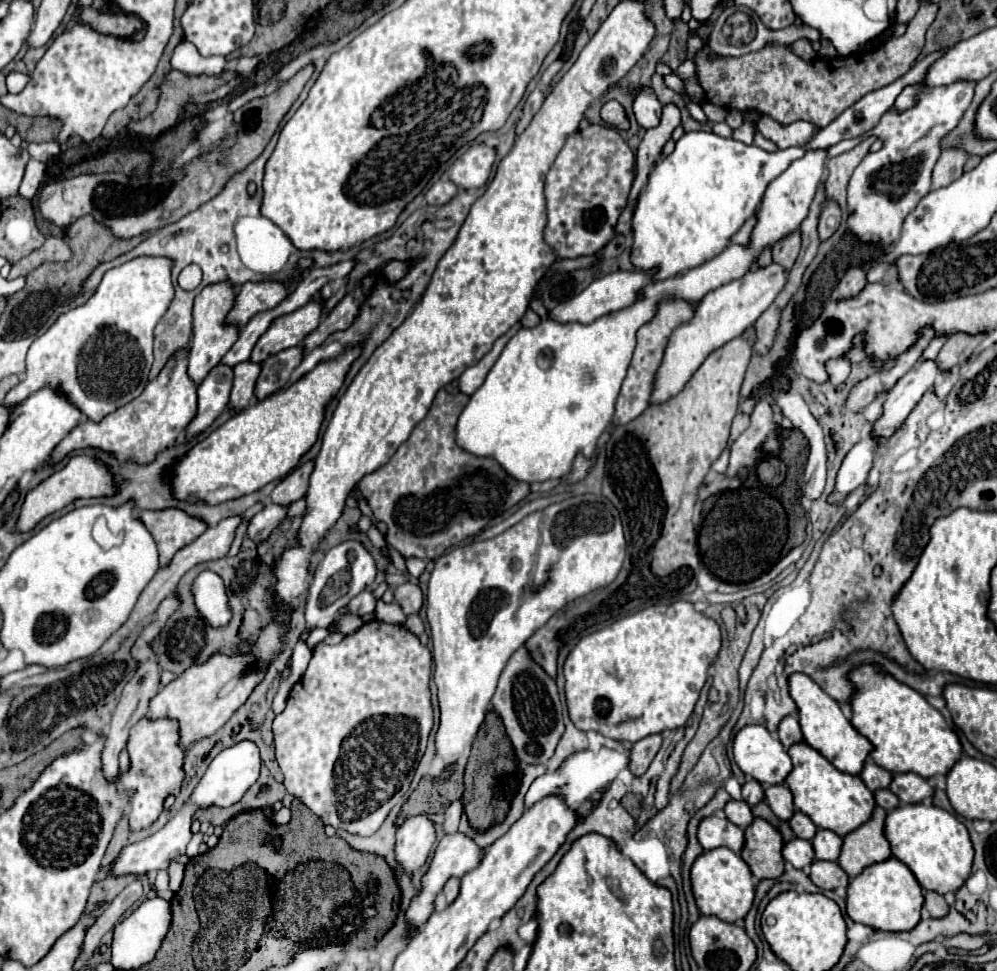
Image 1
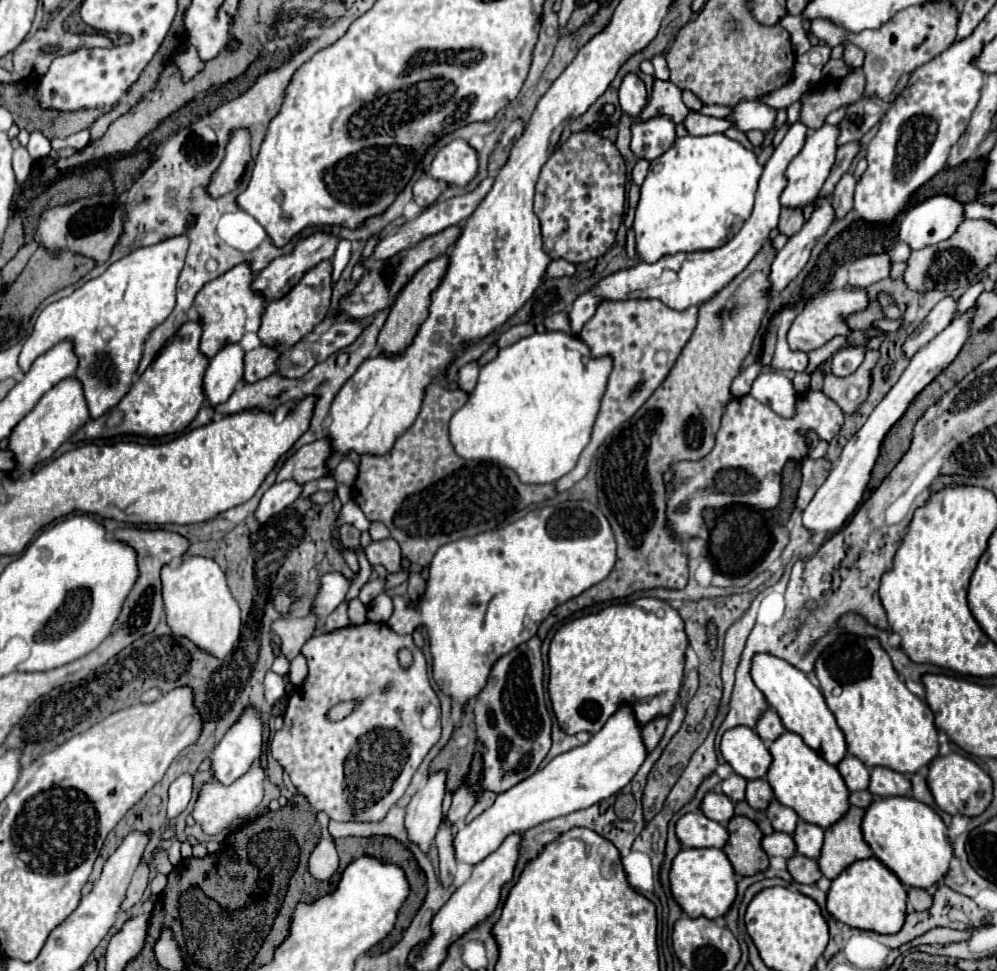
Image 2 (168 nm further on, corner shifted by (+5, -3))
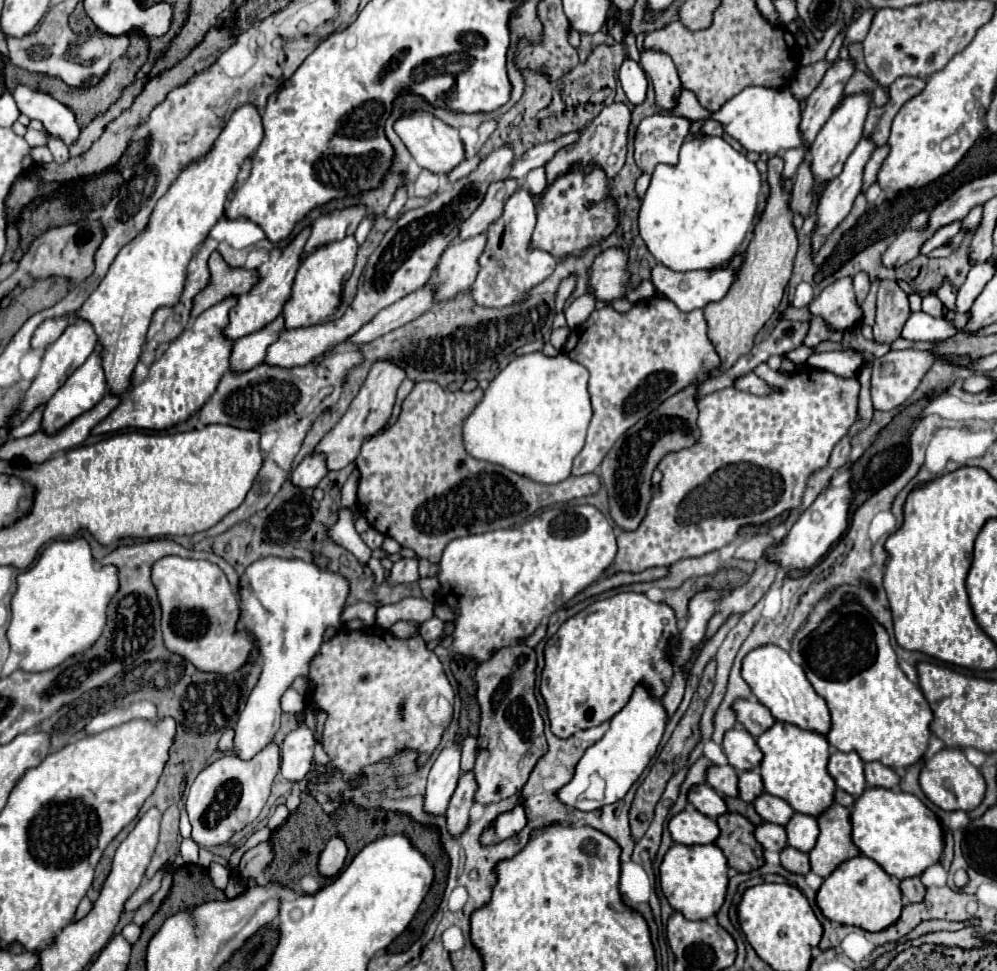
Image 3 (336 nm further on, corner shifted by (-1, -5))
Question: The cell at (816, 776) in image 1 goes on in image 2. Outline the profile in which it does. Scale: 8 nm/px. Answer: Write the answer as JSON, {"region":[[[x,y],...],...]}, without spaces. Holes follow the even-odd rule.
{"region":[[[784,731],[778,739],[770,743],[770,755],[772,765],[768,767],[766,781],[770,783],[774,797],[782,805],[794,809],[802,821],[826,829],[826,825],[834,825],[834,821],[838,821],[838,817],[846,813],[846,809],[850,807],[848,789],[838,769],[826,763],[814,749],[810,749],[800,735]]]}

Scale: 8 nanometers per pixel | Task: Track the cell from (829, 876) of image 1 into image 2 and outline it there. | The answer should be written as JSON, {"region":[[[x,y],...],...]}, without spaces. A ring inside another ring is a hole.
{"region":[[[792,855],[788,859],[788,873],[792,875],[794,881],[798,883],[814,883],[820,879],[820,873],[818,873],[818,865],[814,859],[808,859],[804,855]]]}

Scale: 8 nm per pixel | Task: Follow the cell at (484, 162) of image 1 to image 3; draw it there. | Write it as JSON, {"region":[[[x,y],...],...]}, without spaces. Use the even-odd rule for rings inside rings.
{"region":[[[408,113],[404,119],[394,123],[394,129],[400,135],[400,139],[404,141],[404,145],[408,147],[408,151],[412,153],[414,161],[420,167],[424,167],[436,175],[450,173],[454,167],[458,167],[466,159],[464,143],[460,139],[458,131],[444,125],[440,119],[436,119],[430,113]]]}

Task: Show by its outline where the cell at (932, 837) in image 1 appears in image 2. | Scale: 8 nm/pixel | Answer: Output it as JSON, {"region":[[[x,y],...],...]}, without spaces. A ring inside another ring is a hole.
{"region":[[[896,795],[872,801],[862,817],[862,837],[874,851],[874,857],[884,863],[904,887],[926,889],[936,885],[950,869],[952,843],[948,829],[932,807],[914,801],[914,797]]]}

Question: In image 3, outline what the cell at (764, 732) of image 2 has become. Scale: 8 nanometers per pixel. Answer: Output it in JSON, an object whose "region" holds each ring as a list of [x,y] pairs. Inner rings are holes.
{"region":[[[740,699],[740,701],[736,701],[734,711],[738,715],[738,721],[754,737],[760,737],[764,731],[768,731],[768,727],[772,727],[772,723],[776,723],[776,719],[768,711],[768,707],[764,707],[756,699]]]}

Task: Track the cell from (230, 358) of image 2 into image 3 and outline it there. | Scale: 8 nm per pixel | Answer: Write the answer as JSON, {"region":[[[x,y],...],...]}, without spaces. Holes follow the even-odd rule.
{"region":[[[278,317],[264,329],[250,333],[232,345],[230,353],[230,371],[250,371],[264,361],[266,347],[278,339],[278,333],[284,329],[284,319]]]}

